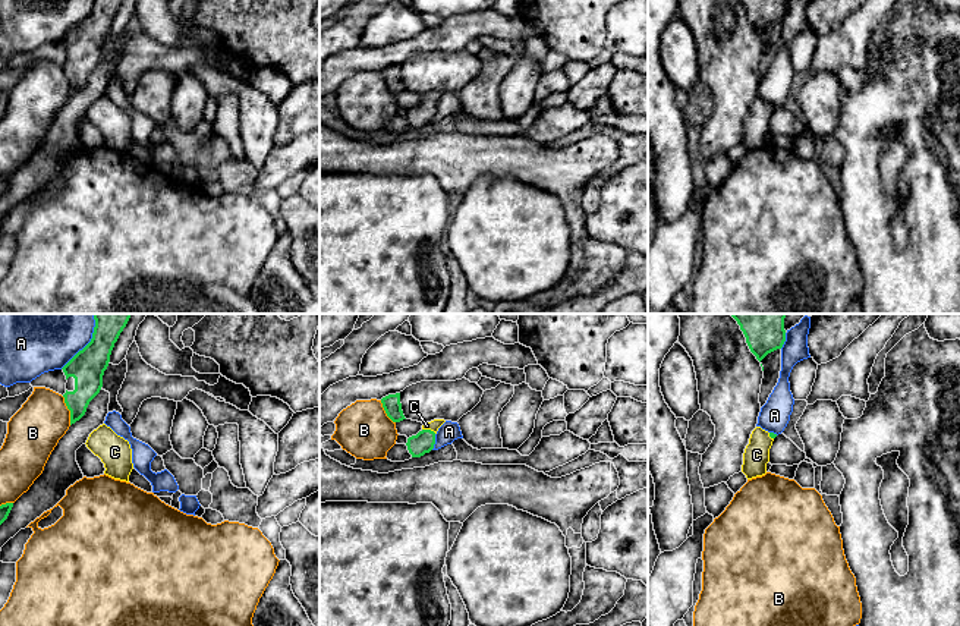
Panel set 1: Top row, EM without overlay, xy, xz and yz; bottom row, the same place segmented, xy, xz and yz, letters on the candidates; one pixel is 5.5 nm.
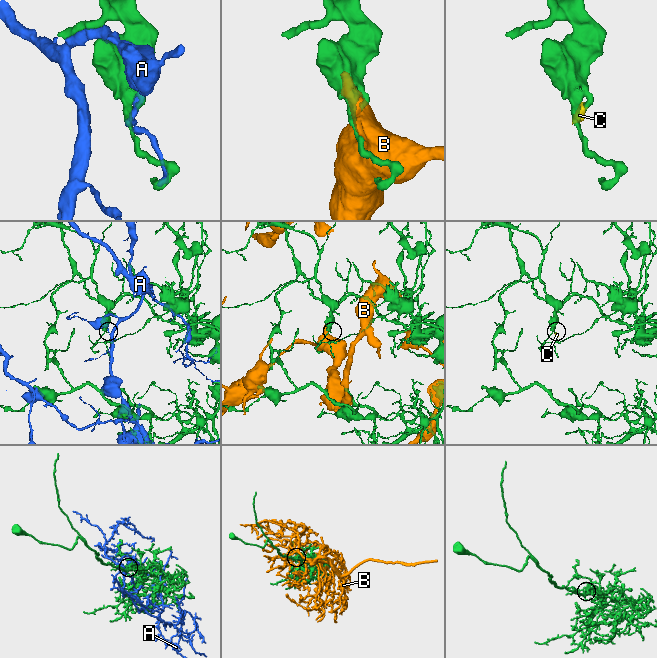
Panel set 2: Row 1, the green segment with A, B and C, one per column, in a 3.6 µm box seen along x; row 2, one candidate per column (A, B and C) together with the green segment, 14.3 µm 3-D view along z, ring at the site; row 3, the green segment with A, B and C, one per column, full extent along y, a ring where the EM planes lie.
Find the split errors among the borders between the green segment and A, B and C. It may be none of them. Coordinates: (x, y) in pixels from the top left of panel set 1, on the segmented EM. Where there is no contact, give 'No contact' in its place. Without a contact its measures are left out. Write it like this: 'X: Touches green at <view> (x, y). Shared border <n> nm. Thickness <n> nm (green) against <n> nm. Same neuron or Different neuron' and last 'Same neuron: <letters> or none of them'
A: Touches green at xy (90, 342). Shared border 360 nm. Thickness 190 nm (green) against 460 nm. Different neuron
B: Touches green at xy (69, 409). Shared border 170 nm. Thickness 180 nm (green) against 280 nm. Different neuron
C: Touches green at xz (430, 430). Shared border 80 nm. Thickness 120 nm (green) against 60 nm. Same neuron
Same neuron: C

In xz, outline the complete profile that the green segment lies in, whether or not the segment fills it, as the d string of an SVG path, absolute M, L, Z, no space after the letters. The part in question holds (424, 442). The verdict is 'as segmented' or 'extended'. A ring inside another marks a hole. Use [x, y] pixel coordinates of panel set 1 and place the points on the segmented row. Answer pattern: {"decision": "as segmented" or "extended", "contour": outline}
{"decision": "extended", "contour": "M444 419L424 422L422 430L416 435L407 438L406 446L412 457L421 457L434 449L435 434L444 422Z"}

